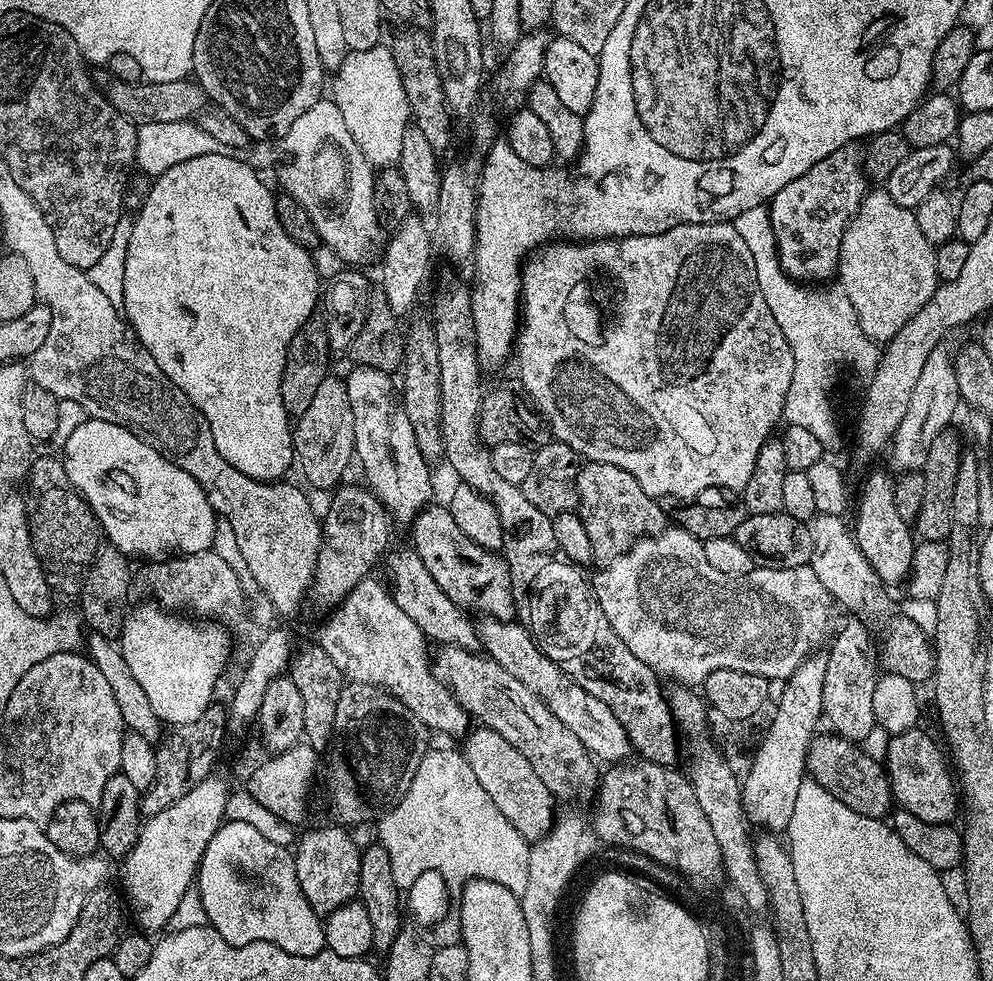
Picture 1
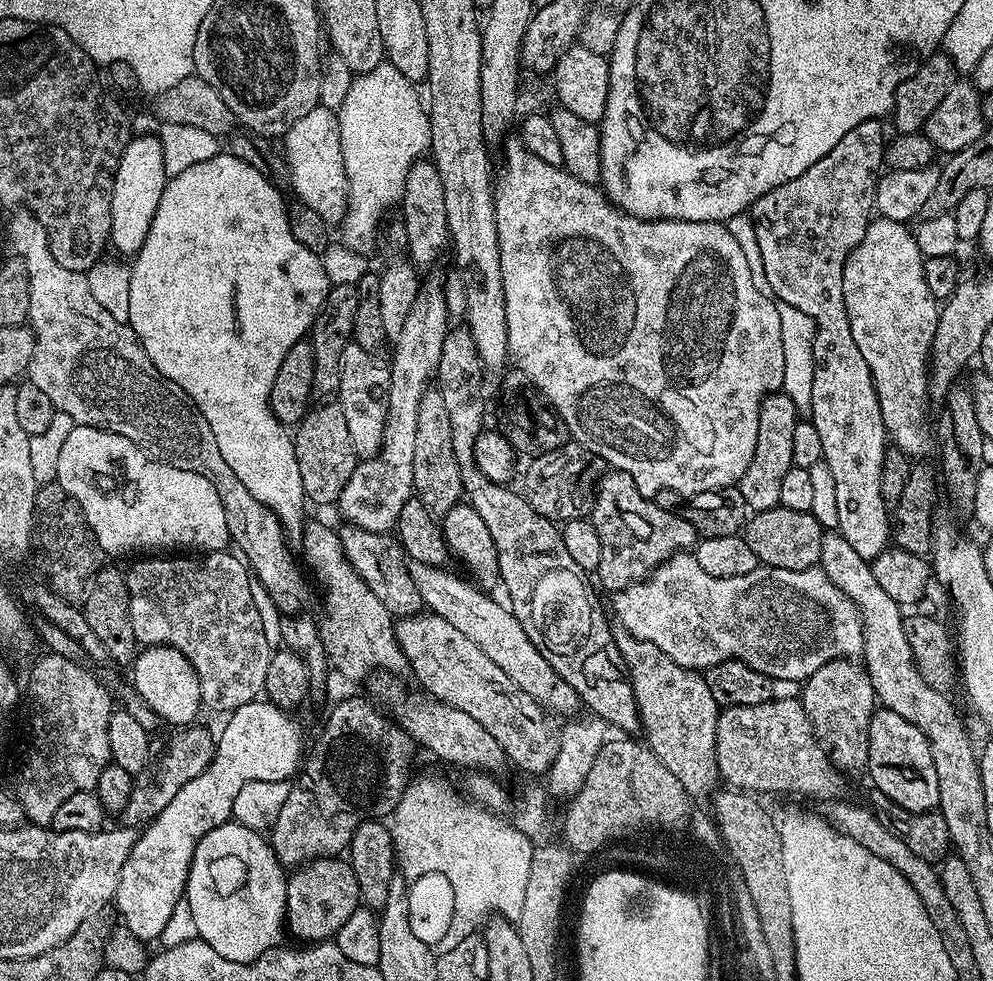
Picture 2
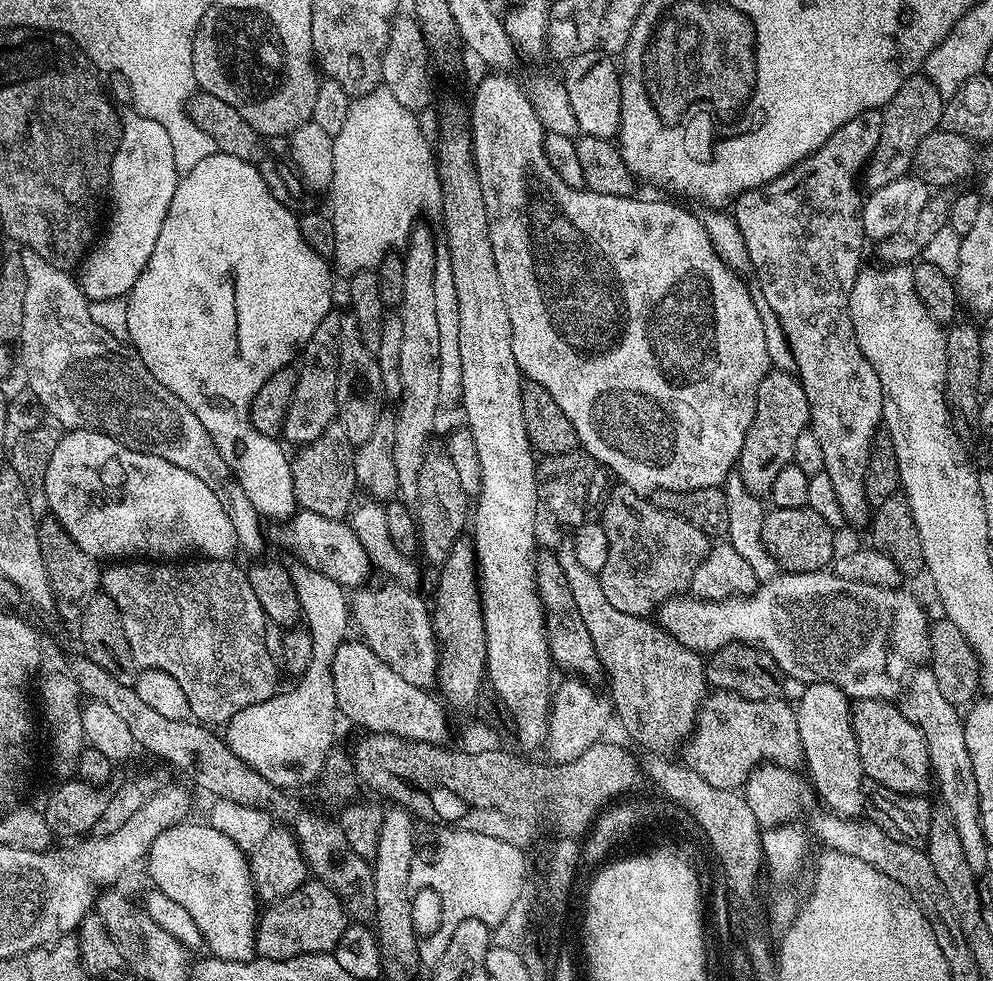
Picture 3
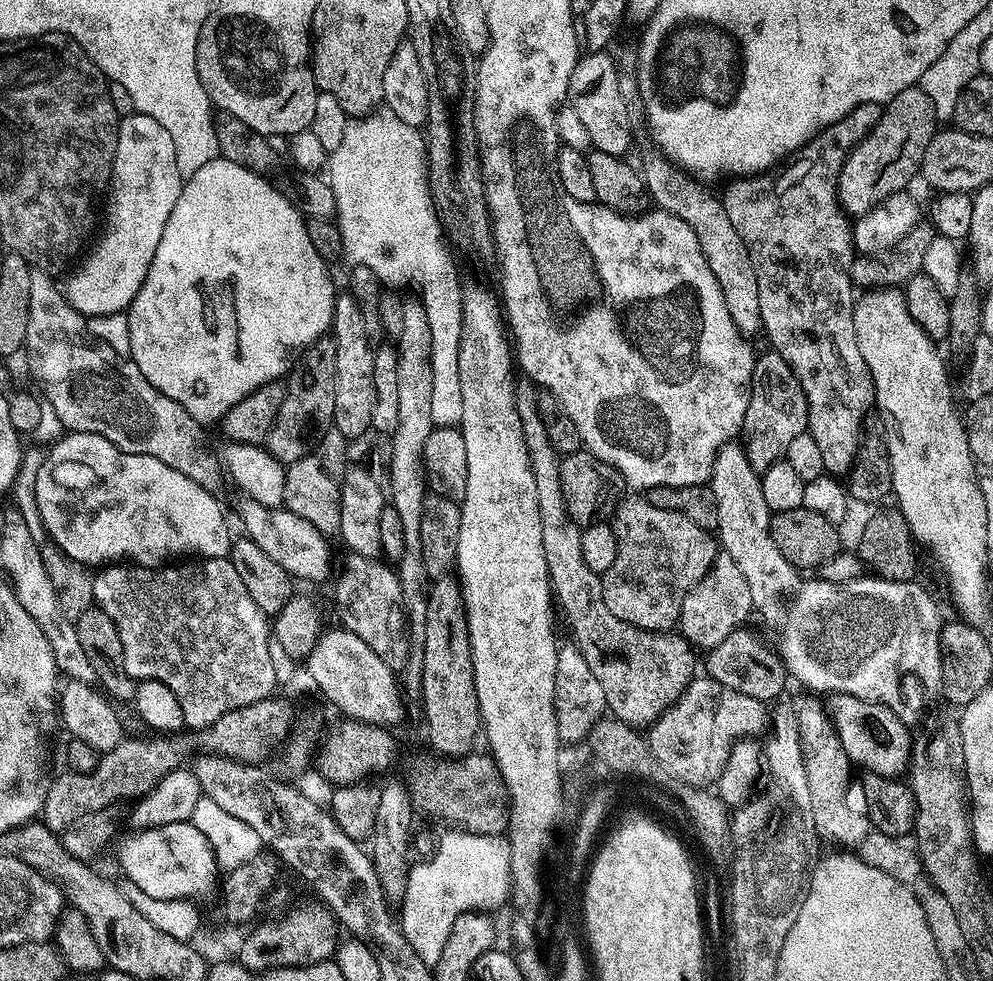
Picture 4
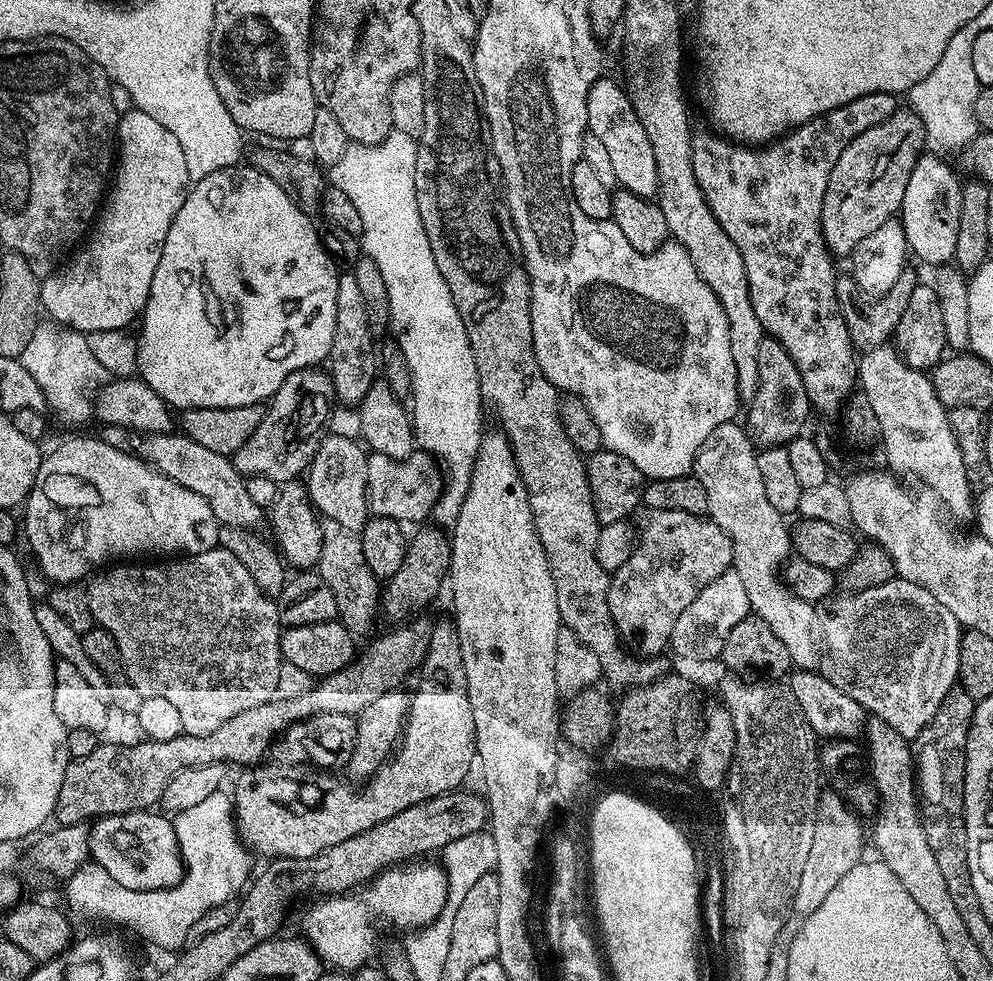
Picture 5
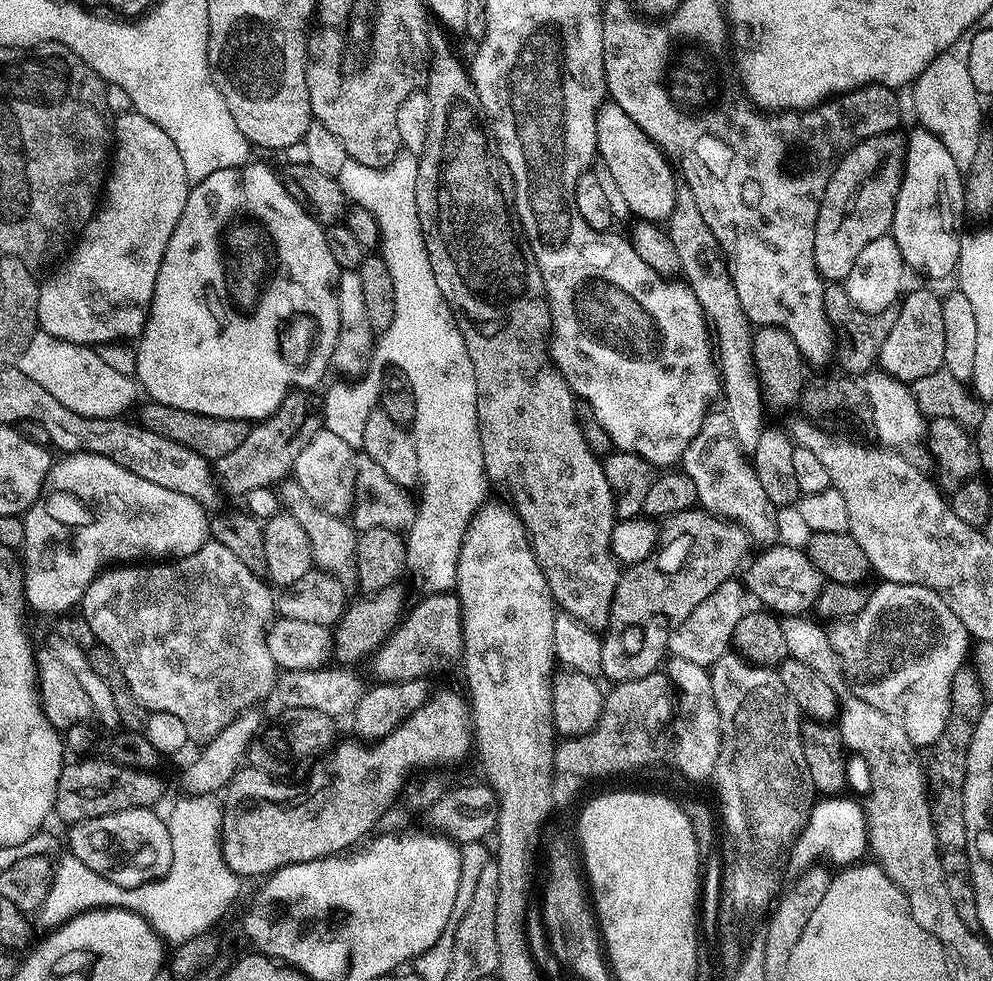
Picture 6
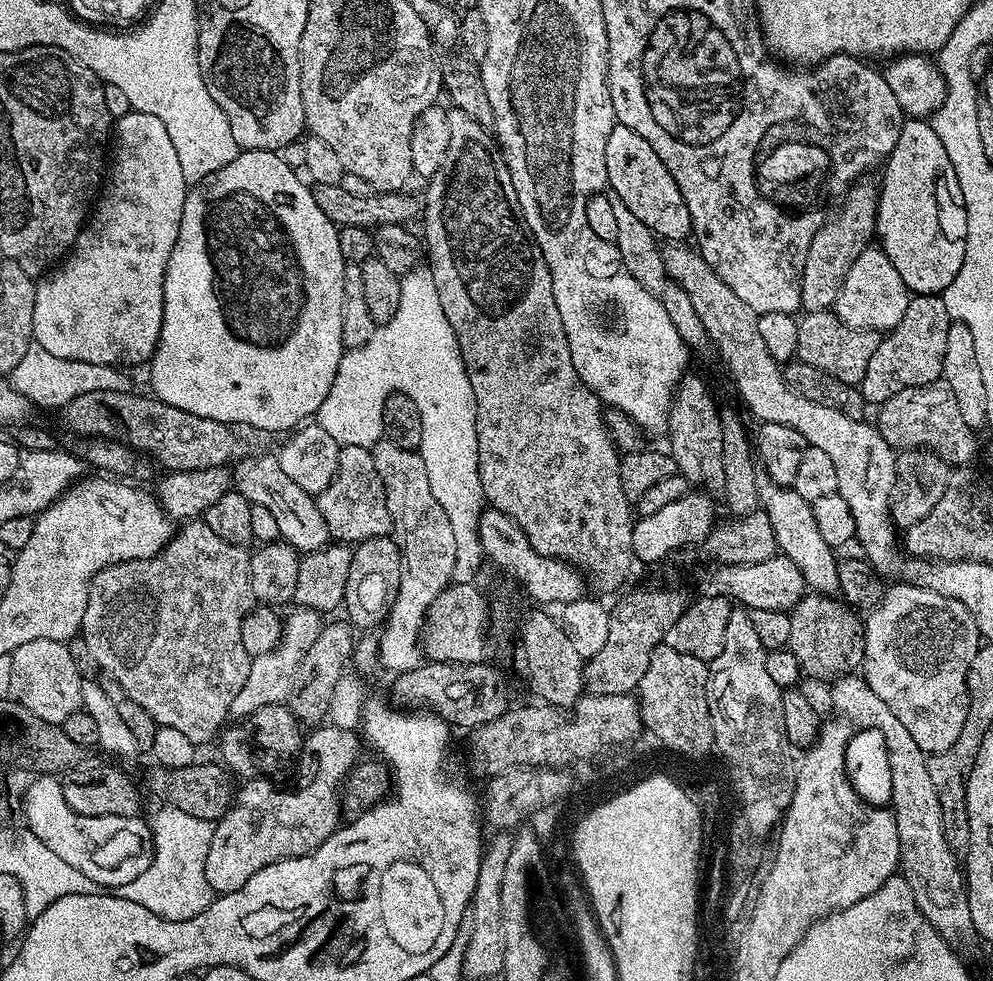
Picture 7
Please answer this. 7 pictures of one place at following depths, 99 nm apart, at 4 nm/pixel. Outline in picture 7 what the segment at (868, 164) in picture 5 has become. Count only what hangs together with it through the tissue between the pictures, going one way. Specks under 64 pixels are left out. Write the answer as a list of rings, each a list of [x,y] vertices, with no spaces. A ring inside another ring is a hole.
[[[868,178],[857,180],[839,205],[840,213],[829,215],[818,234],[814,234],[814,242],[810,242],[810,250],[806,250],[806,266],[800,283],[800,306],[804,312],[826,312],[835,305],[838,294],[842,294],[846,274],[850,274],[850,266],[854,266],[854,258],[873,243],[879,201],[875,183],[871,184]]]

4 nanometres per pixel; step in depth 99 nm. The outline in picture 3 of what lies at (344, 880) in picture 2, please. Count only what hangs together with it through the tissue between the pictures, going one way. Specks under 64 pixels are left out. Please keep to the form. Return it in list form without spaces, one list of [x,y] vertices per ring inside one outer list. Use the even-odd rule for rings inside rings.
[[[309,878],[298,890],[286,894],[281,900],[269,903],[268,908],[259,913],[256,926],[256,956],[262,960],[285,960],[286,958],[298,958],[306,954],[318,954],[326,952],[335,953],[338,946],[338,938],[348,929],[350,917],[344,910],[344,904],[334,894],[334,890],[327,884],[315,878]]]

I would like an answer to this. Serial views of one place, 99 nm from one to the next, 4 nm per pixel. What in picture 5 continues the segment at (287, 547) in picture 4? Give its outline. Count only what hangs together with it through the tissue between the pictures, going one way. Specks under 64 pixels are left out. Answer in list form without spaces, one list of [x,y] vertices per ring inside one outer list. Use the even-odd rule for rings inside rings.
[[[113,424],[107,425],[103,431],[102,438],[110,446],[139,457],[166,478],[178,482],[178,486],[186,486],[186,490],[194,490],[194,494],[202,494],[202,498],[210,502],[210,510],[214,510],[214,518],[223,527],[238,526],[253,530],[261,527],[260,519],[263,516],[265,519],[265,509],[261,508],[258,502],[254,502],[254,498],[250,498],[246,477],[236,469],[235,463],[229,457],[214,454],[214,450],[209,450],[207,446],[202,446],[183,434],[144,435]]]

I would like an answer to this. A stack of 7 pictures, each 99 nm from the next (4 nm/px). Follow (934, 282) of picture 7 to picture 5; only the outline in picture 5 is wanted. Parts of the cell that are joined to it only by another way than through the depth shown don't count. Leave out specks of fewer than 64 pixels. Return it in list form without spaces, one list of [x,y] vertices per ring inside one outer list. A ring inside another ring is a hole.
[[[921,154],[914,170],[910,170],[910,182],[906,182],[906,194],[898,219],[906,234],[908,251],[924,264],[944,266],[955,257],[958,246],[958,214],[962,206],[961,177],[952,173],[947,162],[939,155]]]

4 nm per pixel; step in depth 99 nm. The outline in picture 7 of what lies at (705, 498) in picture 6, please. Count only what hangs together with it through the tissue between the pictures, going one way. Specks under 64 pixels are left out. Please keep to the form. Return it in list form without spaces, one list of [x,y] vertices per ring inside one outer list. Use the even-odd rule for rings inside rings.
[[[693,374],[685,375],[684,379],[676,385],[672,393],[672,406],[668,409],[667,431],[672,432],[672,448],[670,454],[676,463],[676,471],[686,477],[693,485],[704,490],[723,489],[724,470],[722,468],[722,426],[720,425],[721,409],[716,408],[716,402],[708,393],[708,388]]]

